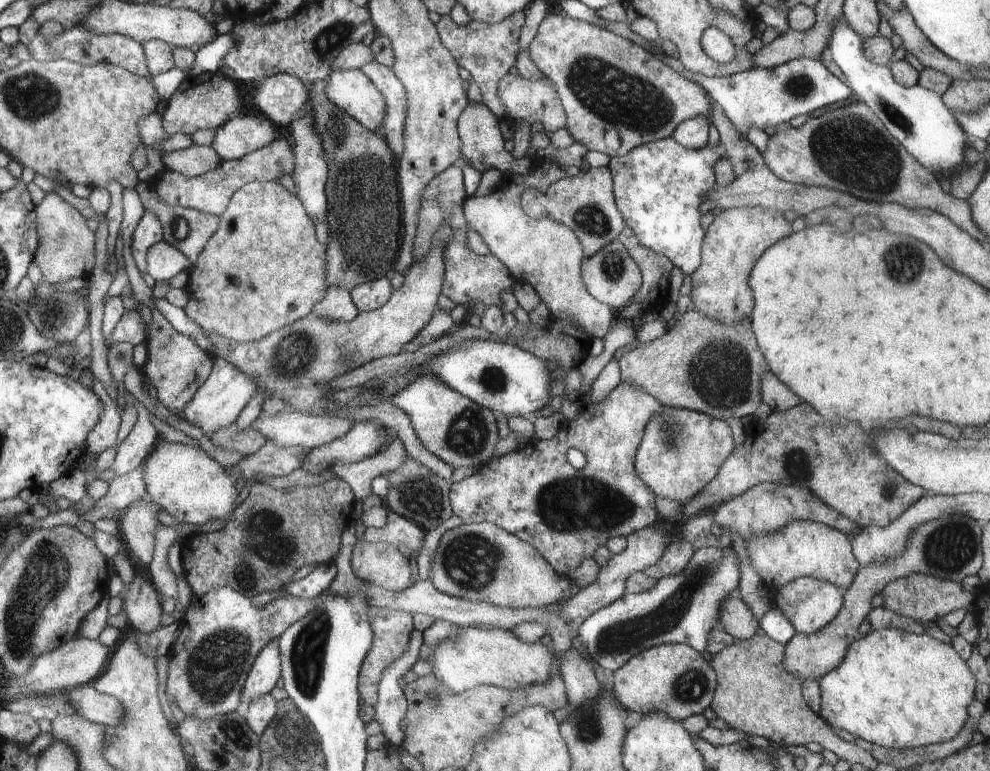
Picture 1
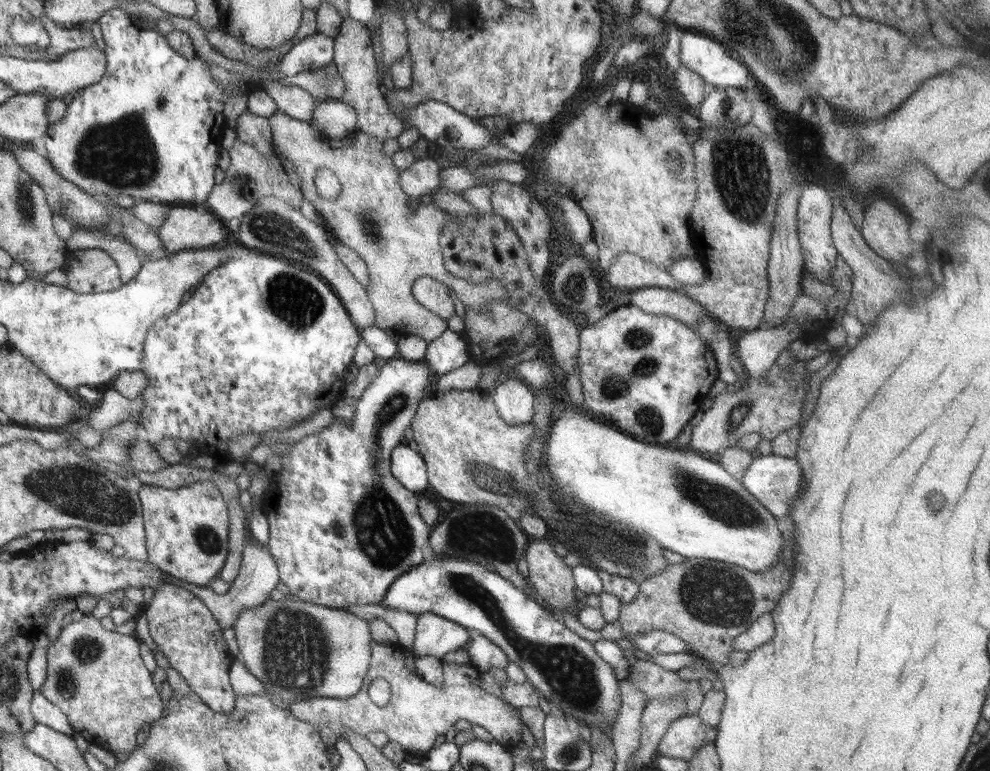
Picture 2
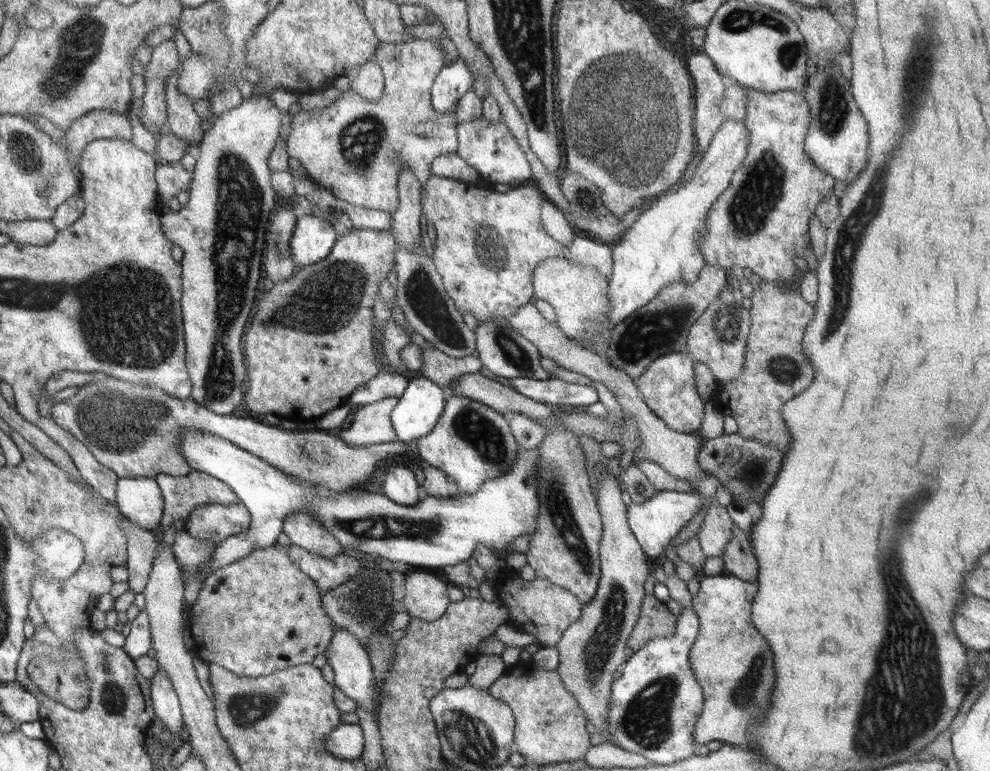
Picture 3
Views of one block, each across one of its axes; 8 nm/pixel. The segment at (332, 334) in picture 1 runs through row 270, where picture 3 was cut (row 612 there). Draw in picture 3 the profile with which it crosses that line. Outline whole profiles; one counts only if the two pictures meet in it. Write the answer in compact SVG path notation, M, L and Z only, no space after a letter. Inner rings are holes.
M413 570L405 576L405 596L403 596L401 604L405 606L405 612L411 618L419 618L419 620L425 620L425 622L435 622L447 612L447 606L449 606L445 588L447 588L447 584L443 580L439 580L437 576L433 576L429 572L415 572Z

